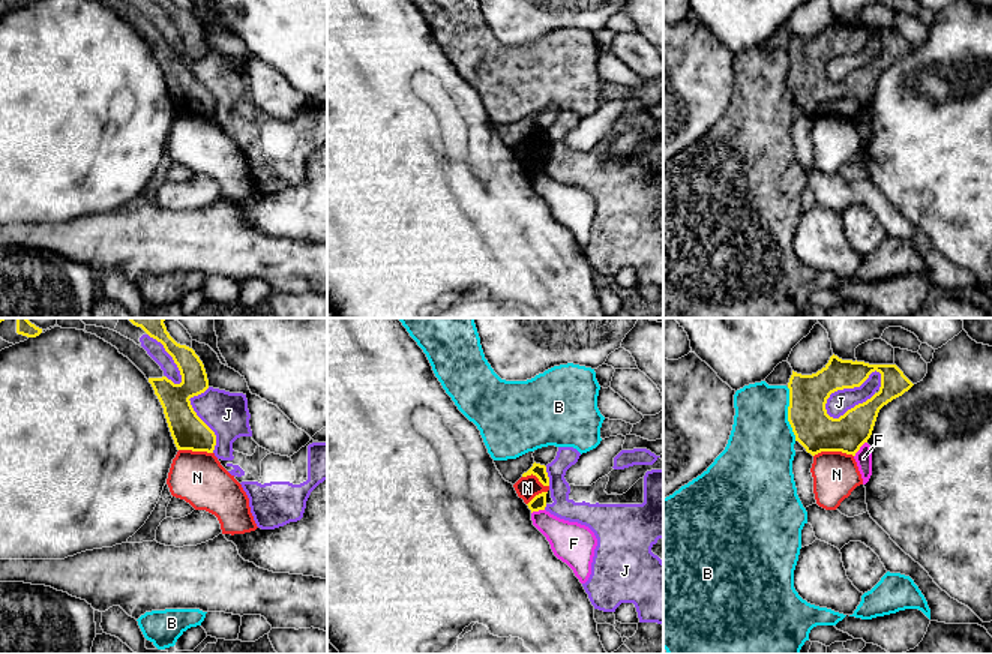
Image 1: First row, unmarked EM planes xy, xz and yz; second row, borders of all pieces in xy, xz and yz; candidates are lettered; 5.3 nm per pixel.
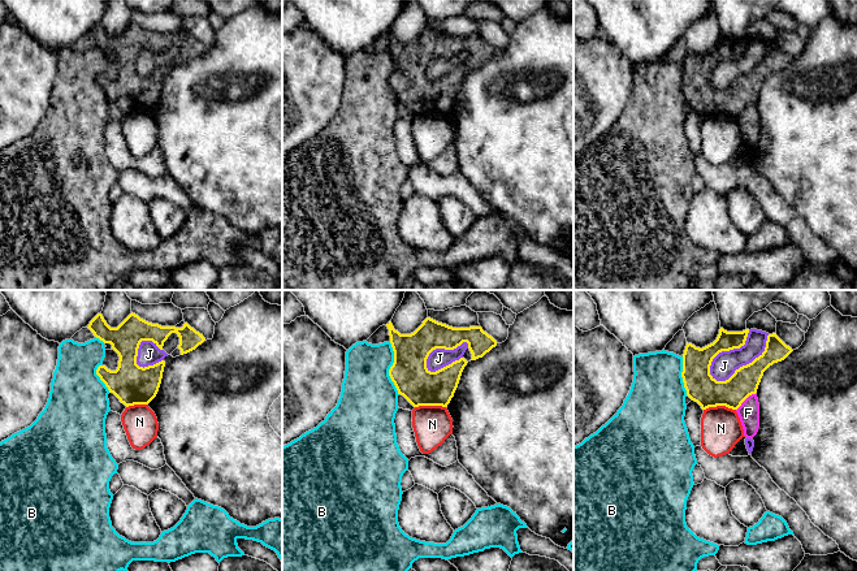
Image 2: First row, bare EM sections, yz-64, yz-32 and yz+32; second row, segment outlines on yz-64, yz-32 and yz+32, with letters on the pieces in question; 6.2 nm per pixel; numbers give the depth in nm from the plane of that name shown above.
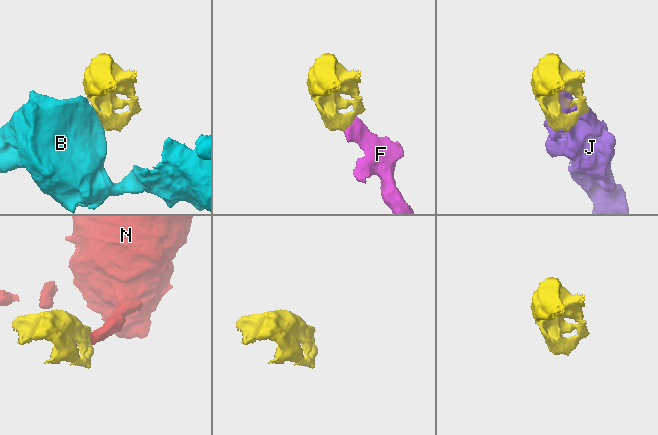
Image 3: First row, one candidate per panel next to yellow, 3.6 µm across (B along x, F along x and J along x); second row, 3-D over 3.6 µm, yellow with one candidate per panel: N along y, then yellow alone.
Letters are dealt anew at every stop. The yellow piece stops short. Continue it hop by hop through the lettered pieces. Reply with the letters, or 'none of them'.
none of them

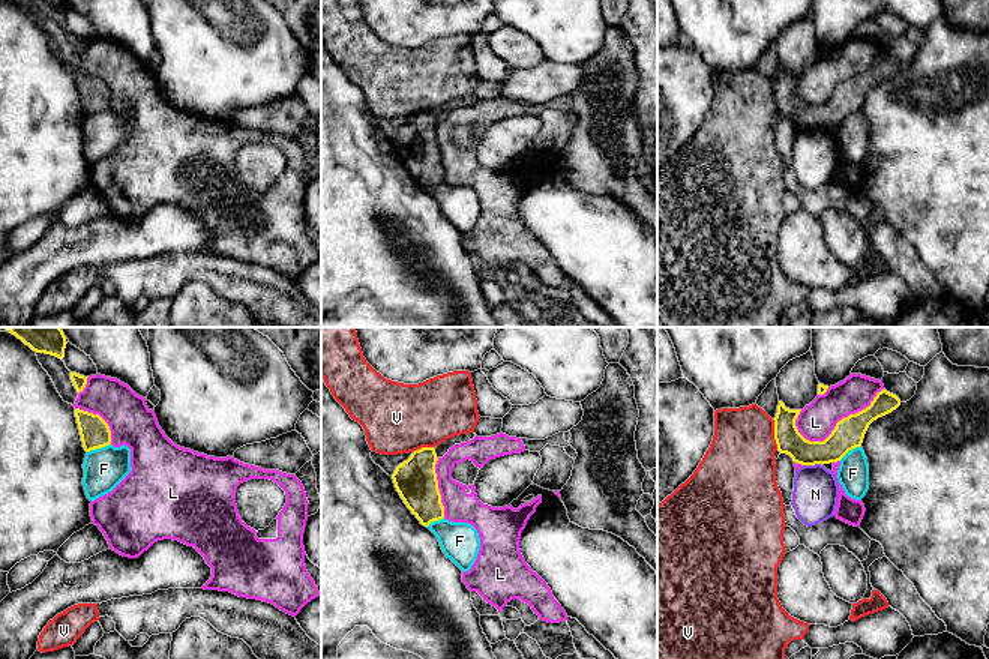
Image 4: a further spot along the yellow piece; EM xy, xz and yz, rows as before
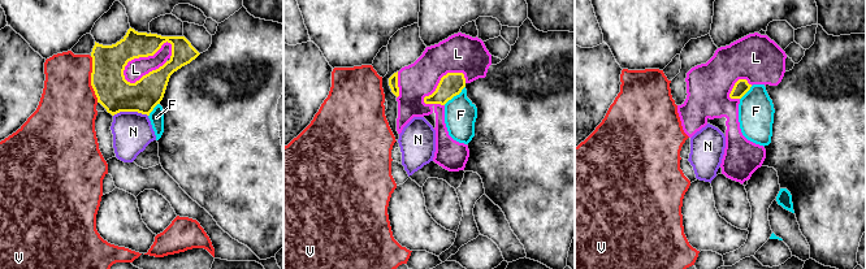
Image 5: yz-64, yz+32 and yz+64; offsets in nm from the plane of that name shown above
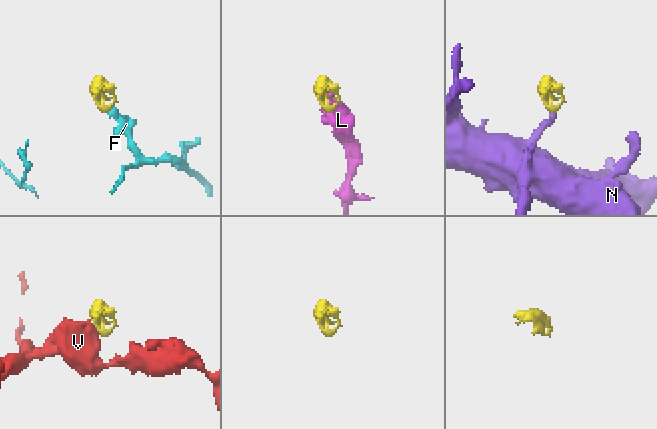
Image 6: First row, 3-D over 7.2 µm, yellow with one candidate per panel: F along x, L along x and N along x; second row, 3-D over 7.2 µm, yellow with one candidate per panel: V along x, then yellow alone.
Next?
none of them

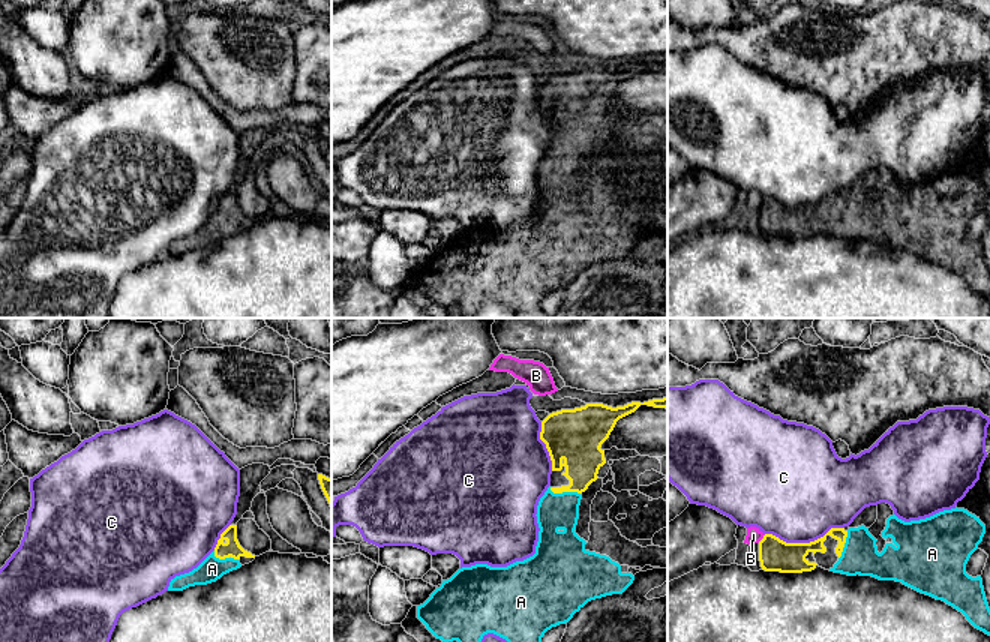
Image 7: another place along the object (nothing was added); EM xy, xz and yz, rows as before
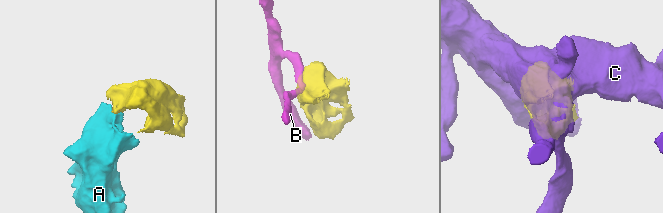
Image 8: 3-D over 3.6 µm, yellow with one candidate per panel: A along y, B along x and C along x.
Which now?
A

